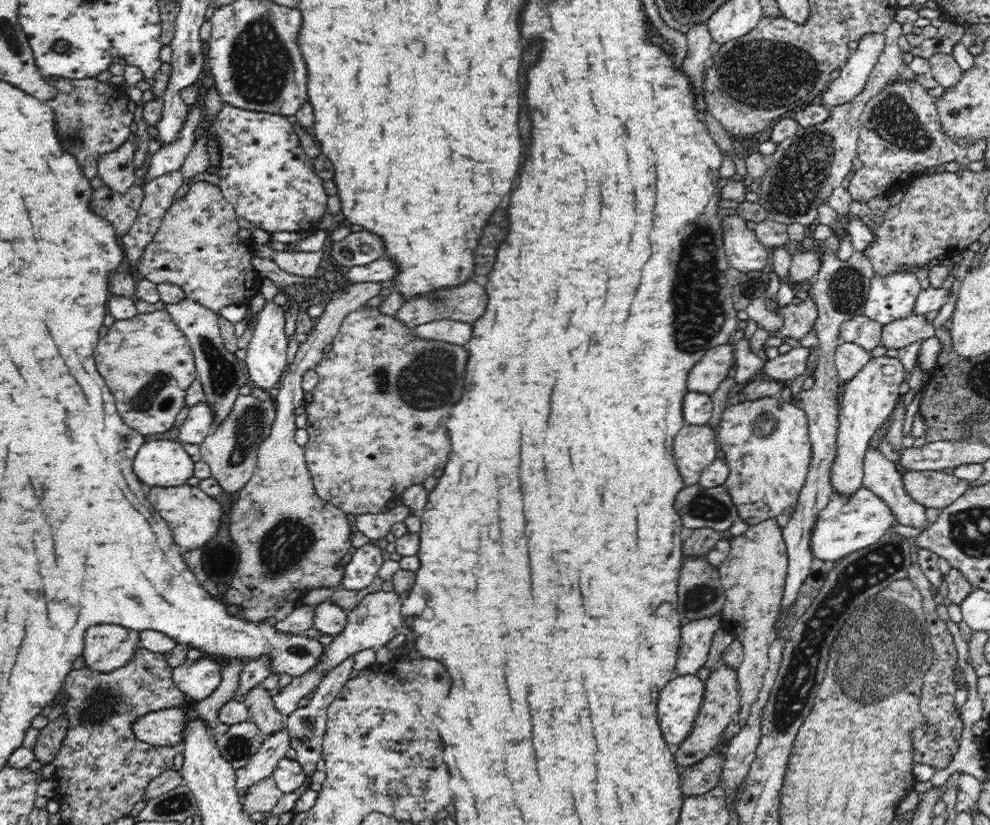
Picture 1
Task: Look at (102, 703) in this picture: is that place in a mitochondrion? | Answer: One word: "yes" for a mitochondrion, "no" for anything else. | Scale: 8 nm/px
yes

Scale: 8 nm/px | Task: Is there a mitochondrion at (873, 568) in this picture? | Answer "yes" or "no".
yes

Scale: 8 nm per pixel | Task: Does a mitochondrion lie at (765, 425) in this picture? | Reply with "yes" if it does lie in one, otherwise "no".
yes

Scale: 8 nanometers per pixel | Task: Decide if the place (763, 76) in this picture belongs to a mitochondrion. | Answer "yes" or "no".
yes

